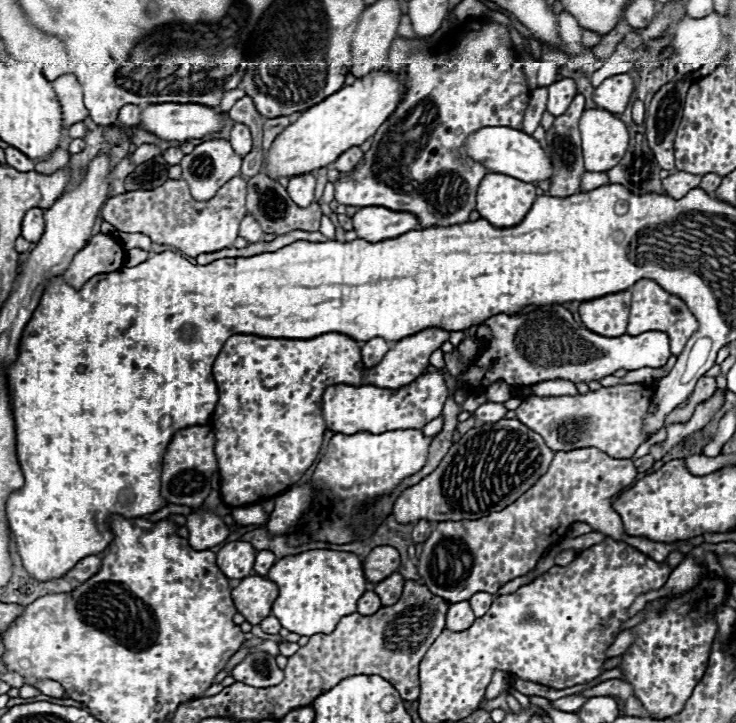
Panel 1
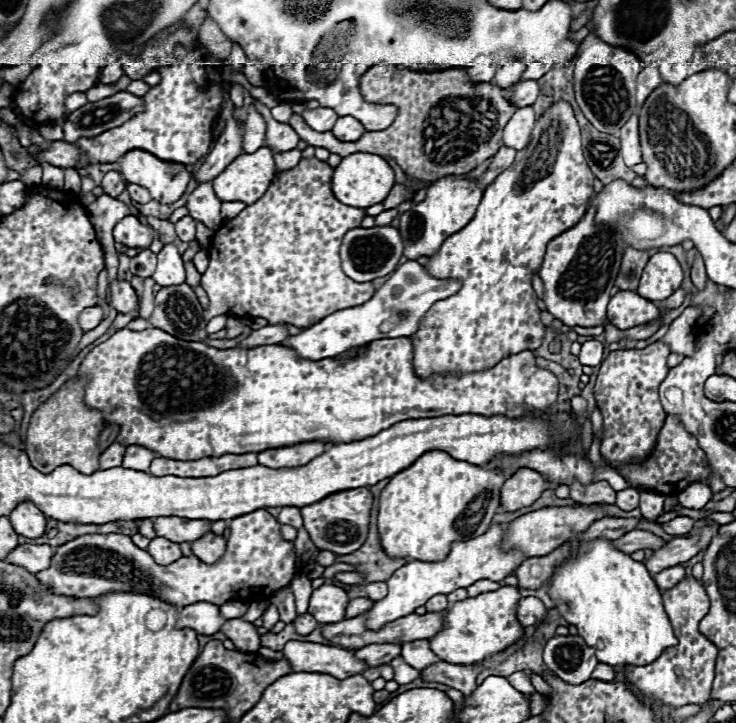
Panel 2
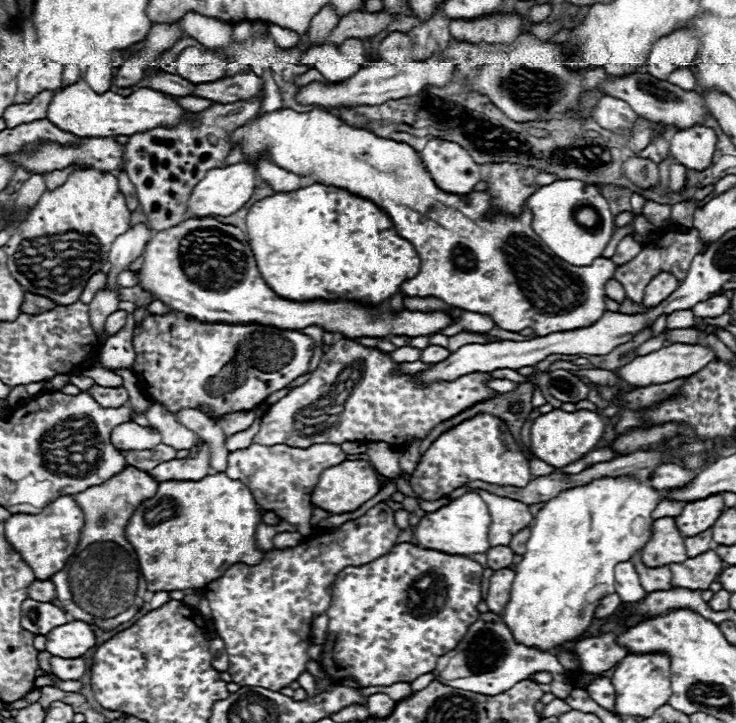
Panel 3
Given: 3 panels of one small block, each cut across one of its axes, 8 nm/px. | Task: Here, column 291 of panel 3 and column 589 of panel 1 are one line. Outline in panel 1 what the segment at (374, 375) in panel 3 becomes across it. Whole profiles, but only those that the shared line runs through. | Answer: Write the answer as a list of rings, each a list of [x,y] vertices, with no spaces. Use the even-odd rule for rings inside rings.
[[[618,384],[588,392],[584,396],[558,396],[558,398],[526,398],[514,412],[516,418],[538,432],[552,450],[574,450],[594,446],[612,458],[630,458],[636,448],[646,442],[642,434],[642,418],[648,412],[654,388],[646,384]]]

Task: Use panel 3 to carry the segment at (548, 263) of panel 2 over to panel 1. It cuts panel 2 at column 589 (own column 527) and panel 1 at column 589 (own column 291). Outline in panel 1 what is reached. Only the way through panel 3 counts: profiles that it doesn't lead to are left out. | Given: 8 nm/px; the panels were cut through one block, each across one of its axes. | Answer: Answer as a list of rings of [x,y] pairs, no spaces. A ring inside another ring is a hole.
[[[584,110],[580,118],[584,164],[588,172],[608,172],[628,148],[626,124],[606,110]]]

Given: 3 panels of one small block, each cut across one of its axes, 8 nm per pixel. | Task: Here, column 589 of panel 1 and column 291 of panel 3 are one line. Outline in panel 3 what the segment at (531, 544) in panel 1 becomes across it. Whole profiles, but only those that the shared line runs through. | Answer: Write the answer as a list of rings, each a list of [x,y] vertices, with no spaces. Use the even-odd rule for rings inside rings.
[[[252,444],[244,450],[228,454],[226,476],[246,484],[262,510],[276,512],[282,520],[298,526],[298,532],[302,532],[302,536],[308,536],[312,532],[310,516],[314,508],[310,496],[318,484],[318,476],[322,474],[322,470],[340,464],[342,460],[346,460],[346,454],[336,444],[314,444],[310,448],[290,448],[284,444]]]

